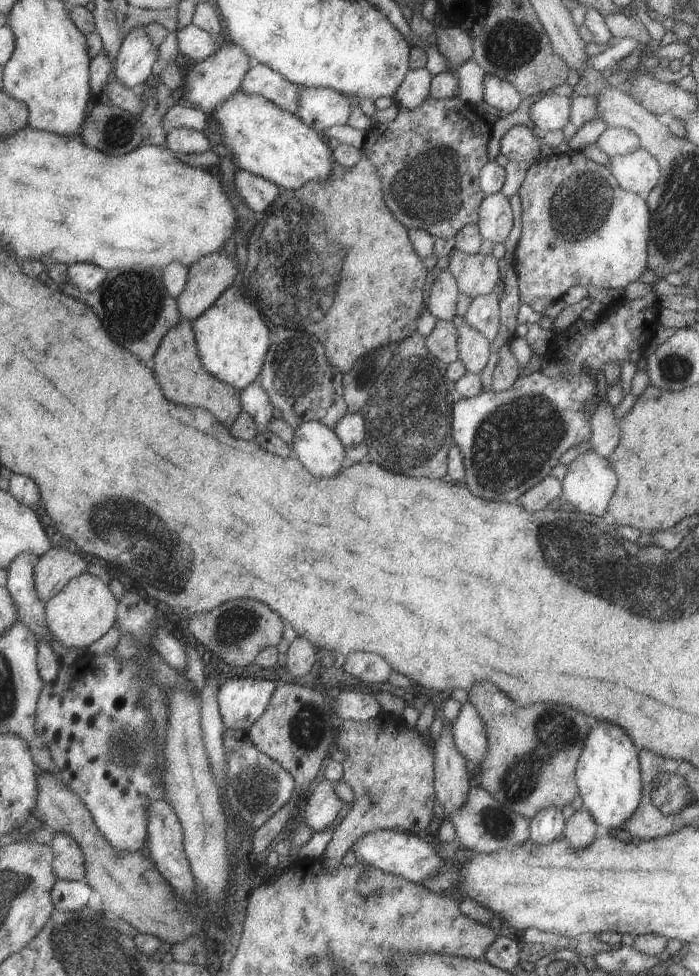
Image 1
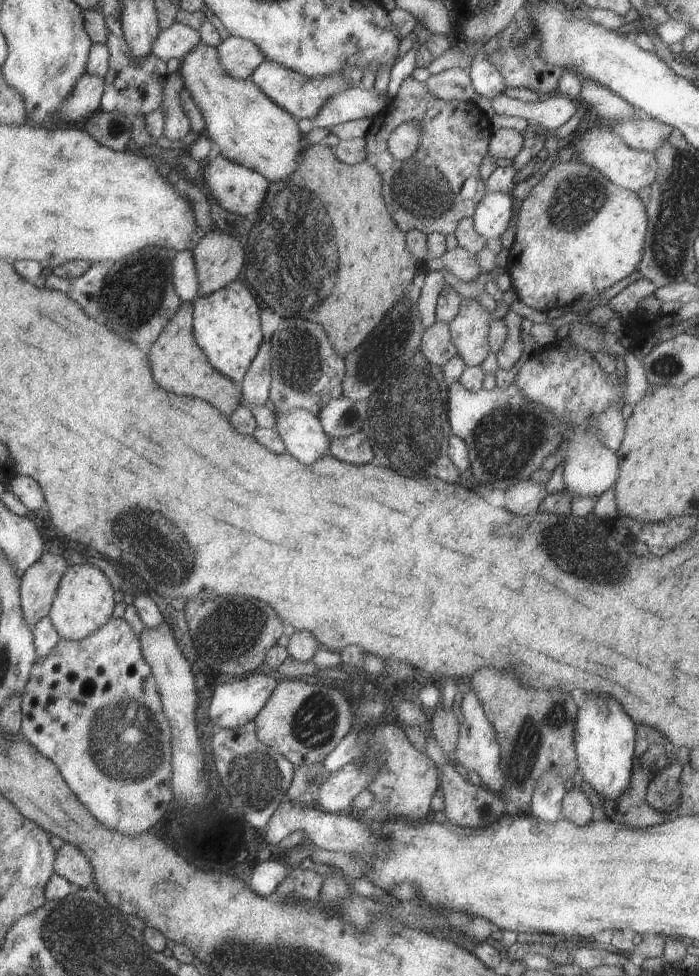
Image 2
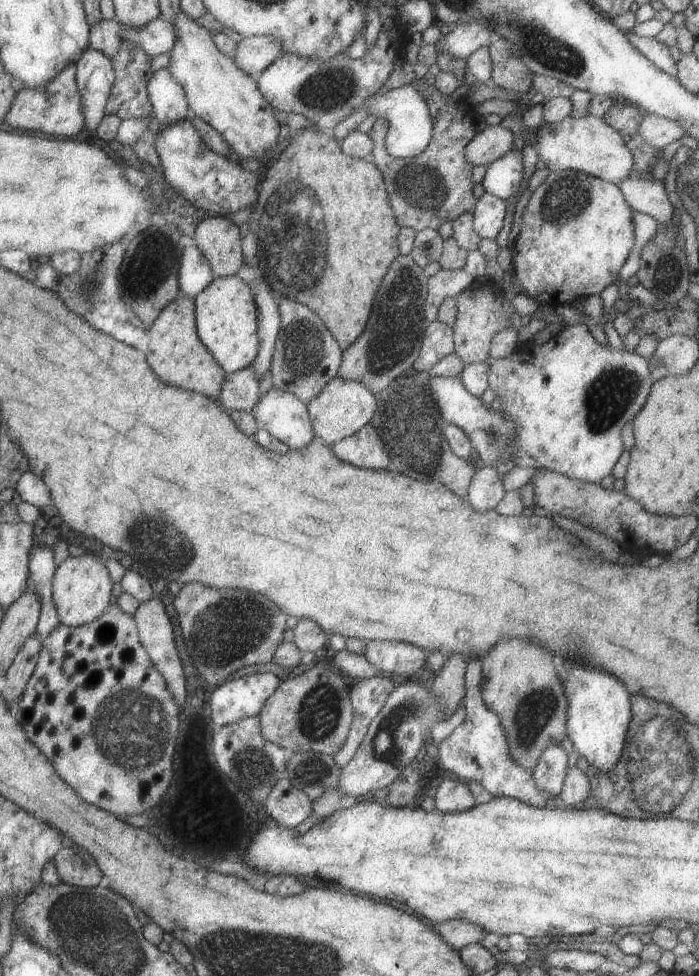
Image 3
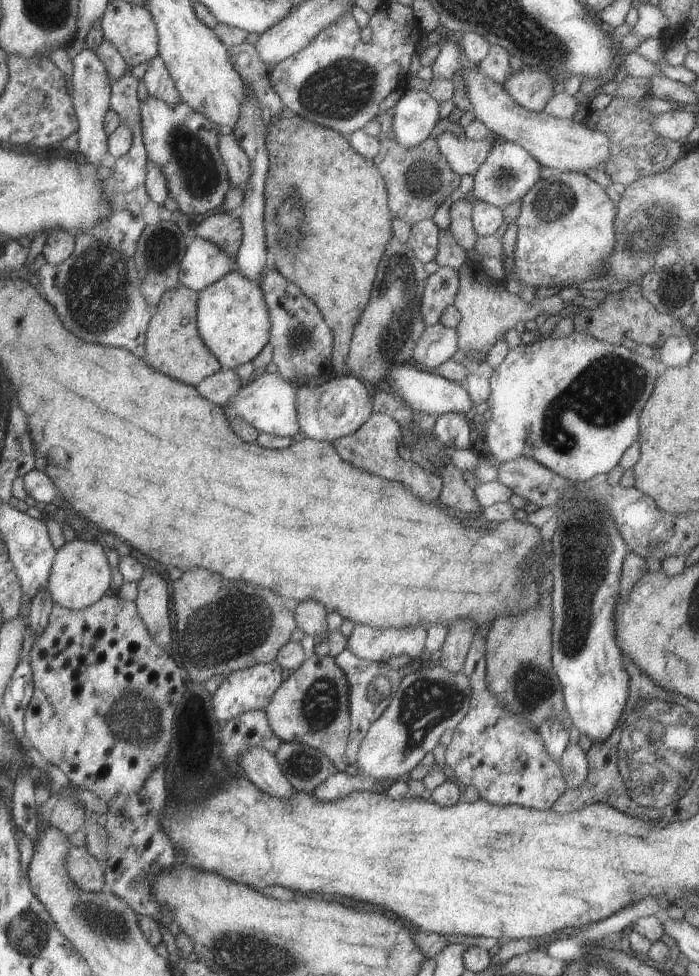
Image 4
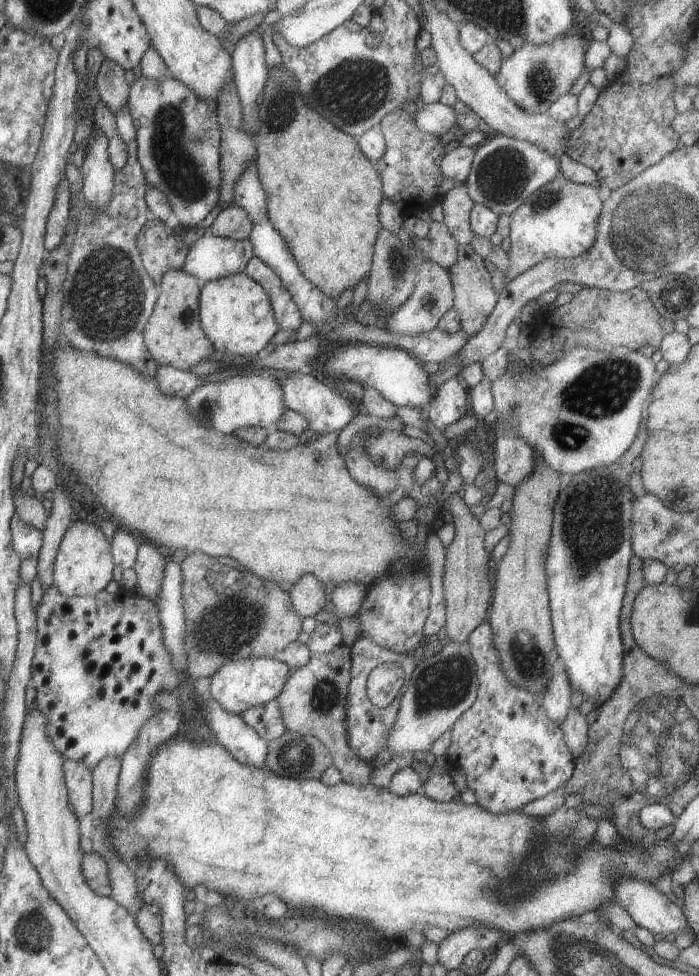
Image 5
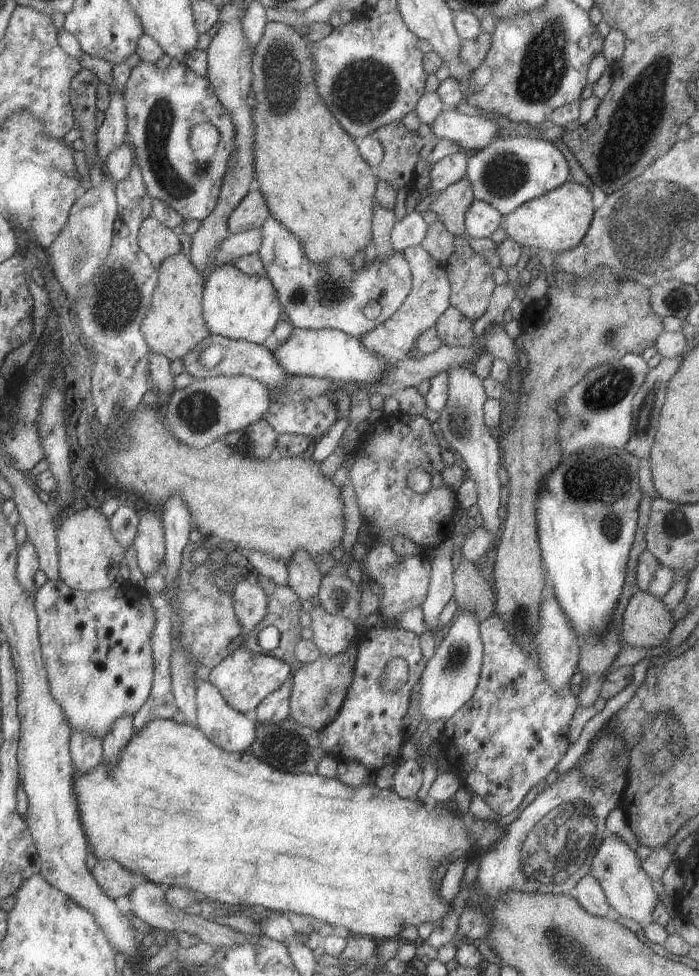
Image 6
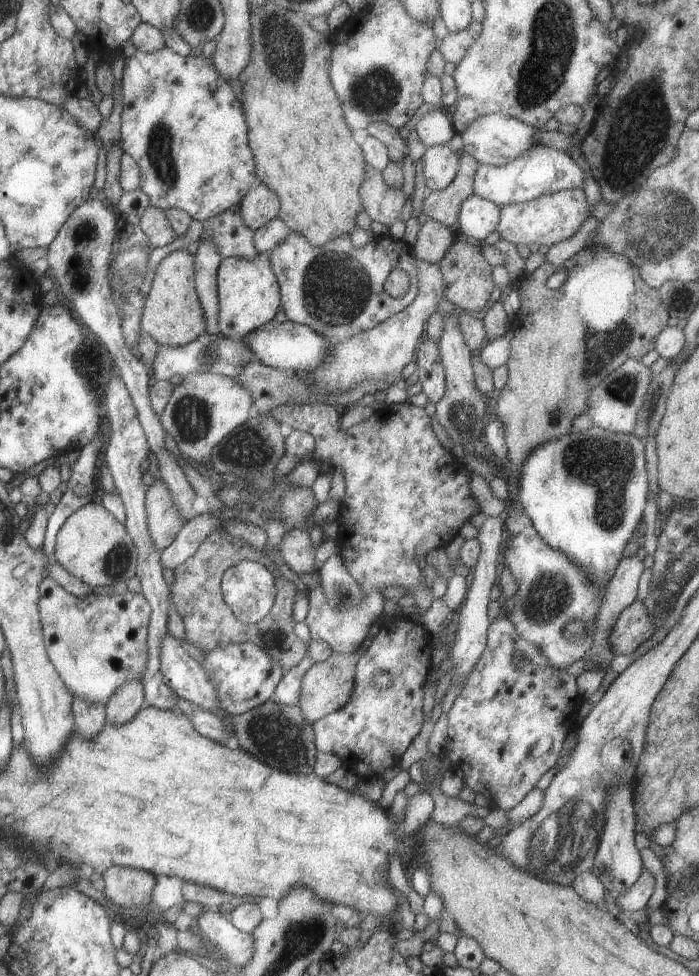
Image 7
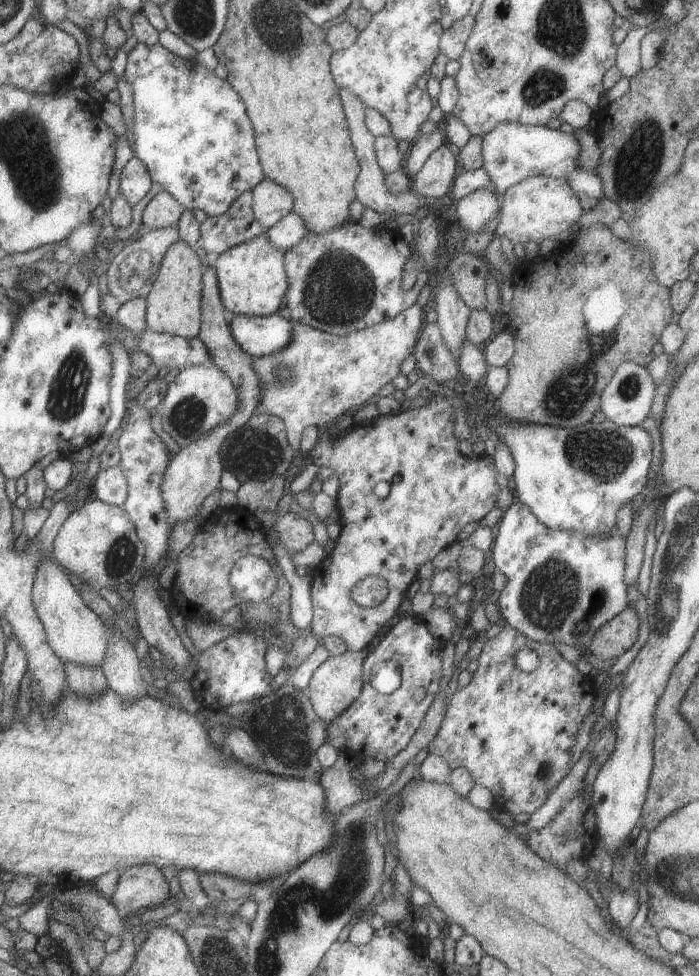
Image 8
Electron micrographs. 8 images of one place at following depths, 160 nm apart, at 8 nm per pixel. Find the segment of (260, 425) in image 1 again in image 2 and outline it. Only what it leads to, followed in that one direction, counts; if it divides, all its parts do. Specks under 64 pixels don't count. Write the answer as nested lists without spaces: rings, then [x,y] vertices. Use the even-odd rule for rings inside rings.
[[[263,337],[255,356],[251,359],[243,380],[239,383],[240,396],[247,408],[264,405],[270,389],[270,352],[269,337]]]

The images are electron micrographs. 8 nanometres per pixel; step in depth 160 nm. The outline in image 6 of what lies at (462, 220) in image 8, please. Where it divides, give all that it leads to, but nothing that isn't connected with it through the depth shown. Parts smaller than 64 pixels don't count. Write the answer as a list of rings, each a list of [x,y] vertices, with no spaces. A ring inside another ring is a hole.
[[[473,199],[464,214],[465,236],[484,239],[501,225],[502,214],[490,204]]]

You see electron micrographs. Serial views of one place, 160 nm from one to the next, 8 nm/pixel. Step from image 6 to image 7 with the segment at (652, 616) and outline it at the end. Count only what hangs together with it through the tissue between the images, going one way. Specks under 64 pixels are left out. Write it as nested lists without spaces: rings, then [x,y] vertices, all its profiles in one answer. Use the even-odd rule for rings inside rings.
[[[635,600],[618,614],[606,641],[614,655],[630,654],[653,632],[645,605]]]

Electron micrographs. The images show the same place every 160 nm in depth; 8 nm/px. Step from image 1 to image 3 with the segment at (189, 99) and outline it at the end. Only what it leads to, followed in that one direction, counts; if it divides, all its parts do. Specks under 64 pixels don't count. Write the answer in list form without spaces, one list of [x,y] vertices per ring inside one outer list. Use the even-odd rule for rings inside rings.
[[[259,36],[243,37],[235,47],[231,60],[245,74],[256,77],[275,59],[286,54],[282,42],[277,37]]]

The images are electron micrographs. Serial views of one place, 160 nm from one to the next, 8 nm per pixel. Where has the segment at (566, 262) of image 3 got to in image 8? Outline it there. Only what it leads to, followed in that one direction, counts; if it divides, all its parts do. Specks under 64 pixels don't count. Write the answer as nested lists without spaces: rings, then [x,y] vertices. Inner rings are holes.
[[[532,176],[509,185],[500,200],[500,221],[493,234],[508,238],[513,244],[525,244],[529,240],[539,243],[544,238],[559,238],[561,232],[577,222],[583,212],[578,196],[569,183],[559,177]]]

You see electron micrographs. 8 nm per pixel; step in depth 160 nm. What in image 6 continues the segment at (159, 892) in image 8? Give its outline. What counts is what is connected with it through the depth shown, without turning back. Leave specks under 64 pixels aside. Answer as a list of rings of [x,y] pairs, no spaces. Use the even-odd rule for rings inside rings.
[[[111,859],[99,860],[91,870],[93,878],[101,890],[115,900],[118,896],[127,896],[132,889],[132,872]]]

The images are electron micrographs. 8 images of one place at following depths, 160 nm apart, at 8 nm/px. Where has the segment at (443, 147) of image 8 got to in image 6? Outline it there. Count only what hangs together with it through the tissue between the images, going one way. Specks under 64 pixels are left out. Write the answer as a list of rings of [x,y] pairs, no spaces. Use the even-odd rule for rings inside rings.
[[[459,150],[435,162],[428,173],[430,178],[429,190],[440,191],[457,182],[461,177],[465,177],[467,158],[468,153]]]

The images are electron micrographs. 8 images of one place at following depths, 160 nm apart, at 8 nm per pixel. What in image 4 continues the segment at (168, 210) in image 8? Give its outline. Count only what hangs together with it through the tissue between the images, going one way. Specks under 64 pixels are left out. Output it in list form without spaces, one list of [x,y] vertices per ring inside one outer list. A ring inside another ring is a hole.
[[[159,221],[143,228],[133,254],[133,264],[137,269],[137,276],[141,280],[141,296],[147,306],[153,310],[167,290],[177,288],[180,262],[185,255],[185,238],[173,222]]]

